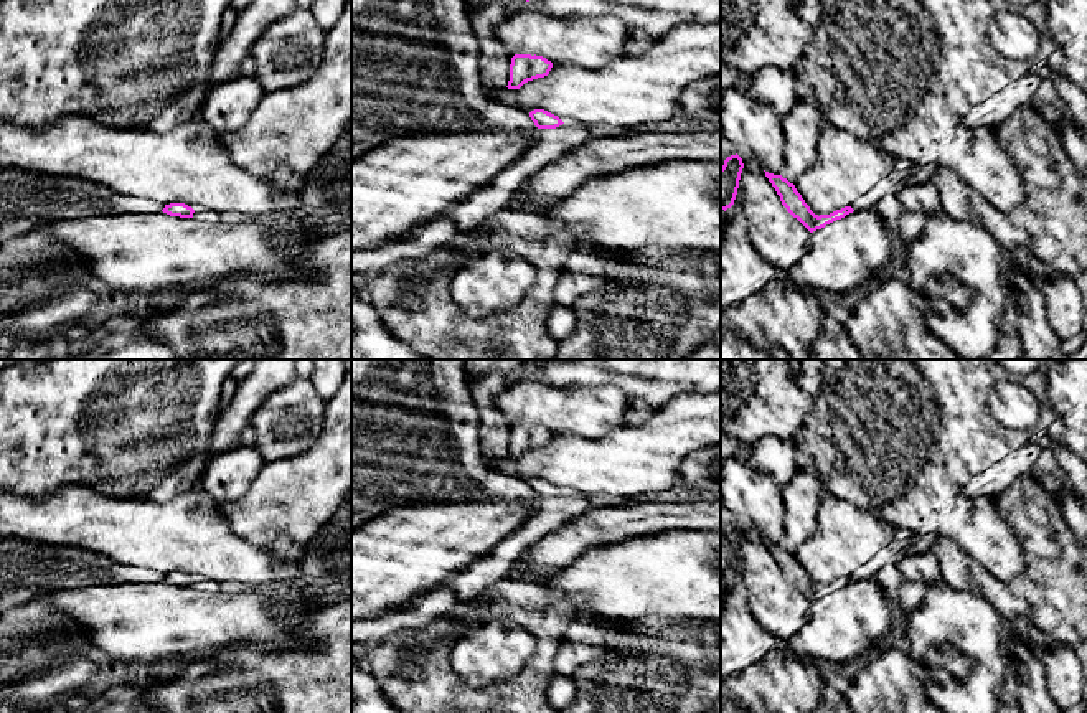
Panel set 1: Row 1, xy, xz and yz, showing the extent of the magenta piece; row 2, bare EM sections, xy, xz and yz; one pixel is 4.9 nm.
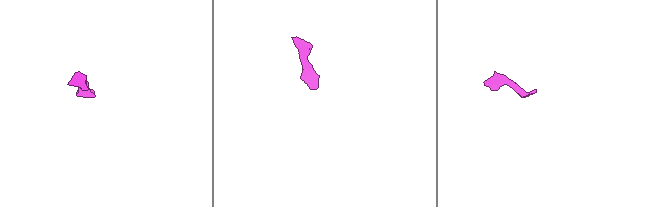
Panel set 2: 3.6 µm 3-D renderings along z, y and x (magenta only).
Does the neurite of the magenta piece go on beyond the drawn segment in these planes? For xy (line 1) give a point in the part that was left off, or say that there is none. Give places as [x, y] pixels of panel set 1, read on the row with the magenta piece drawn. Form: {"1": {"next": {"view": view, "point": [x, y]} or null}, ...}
{"1": {"next": null}}

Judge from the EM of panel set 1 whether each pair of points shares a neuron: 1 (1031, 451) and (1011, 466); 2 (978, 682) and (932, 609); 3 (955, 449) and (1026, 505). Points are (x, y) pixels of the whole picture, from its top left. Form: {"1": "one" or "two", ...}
{"1": "one", "2": "one", "3": "two"}

